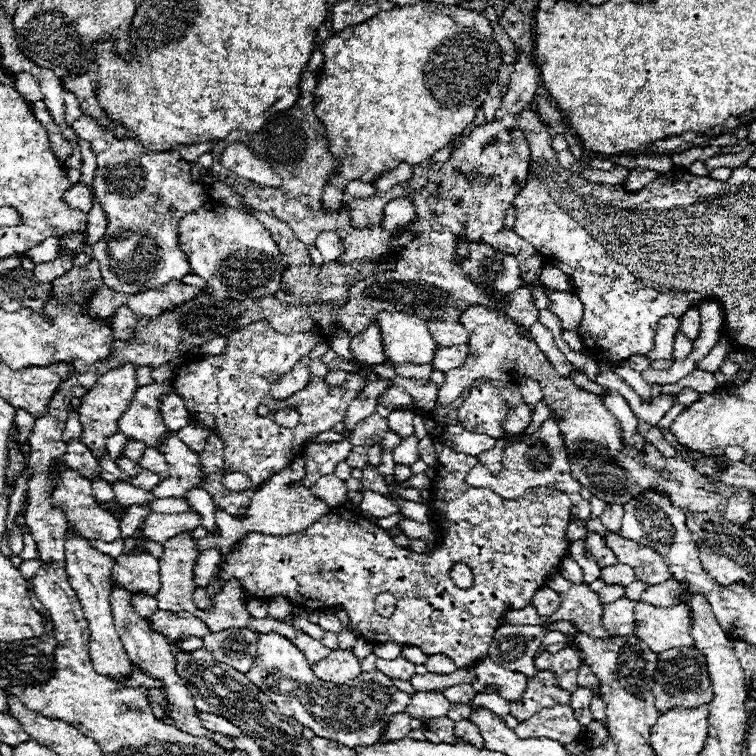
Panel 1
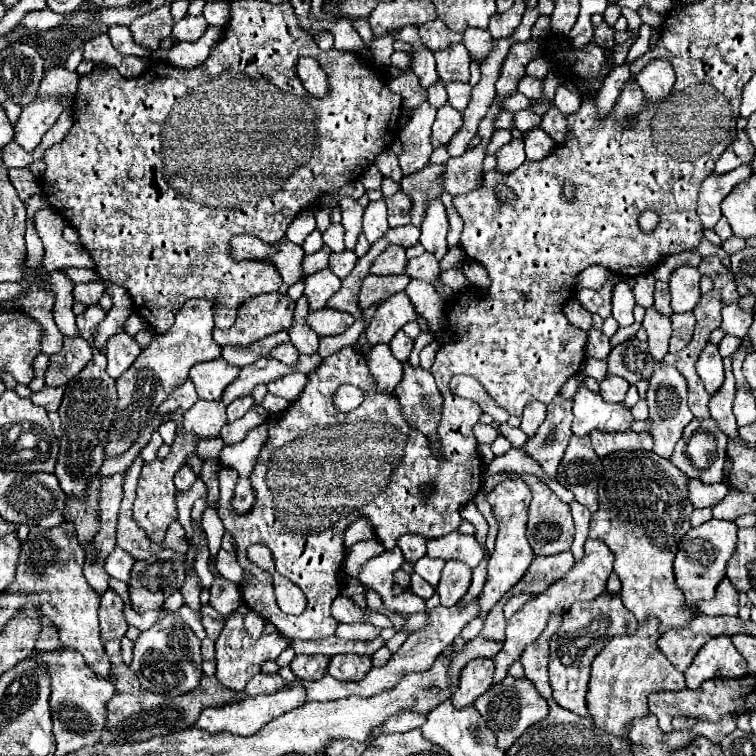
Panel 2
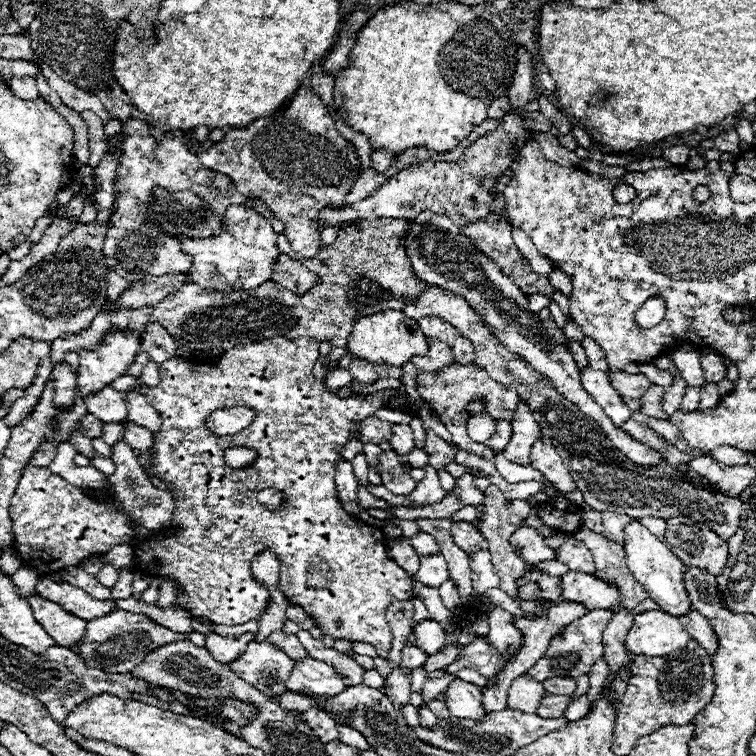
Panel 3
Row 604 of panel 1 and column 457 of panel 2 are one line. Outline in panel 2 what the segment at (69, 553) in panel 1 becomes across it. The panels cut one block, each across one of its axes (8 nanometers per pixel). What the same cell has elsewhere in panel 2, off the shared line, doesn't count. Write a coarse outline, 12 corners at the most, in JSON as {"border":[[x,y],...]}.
{"border":[[448,82],[448,104],[464,112],[472,86]]}

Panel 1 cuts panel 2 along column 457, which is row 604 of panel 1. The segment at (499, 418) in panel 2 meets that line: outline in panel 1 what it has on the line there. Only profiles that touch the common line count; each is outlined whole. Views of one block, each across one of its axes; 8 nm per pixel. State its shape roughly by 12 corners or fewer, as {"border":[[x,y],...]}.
{"border":[[390,593],[376,597],[376,610],[392,616],[397,600]]}

